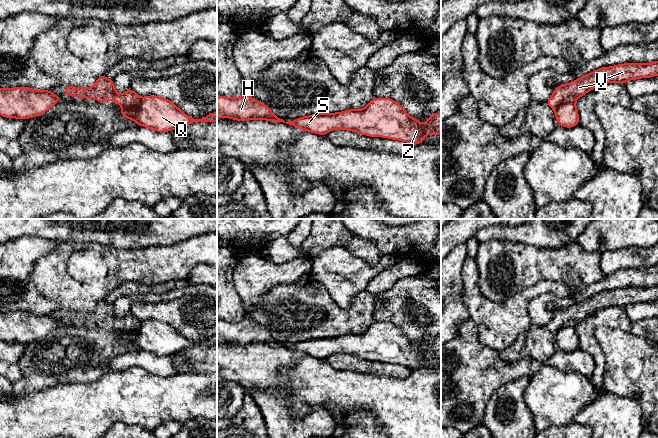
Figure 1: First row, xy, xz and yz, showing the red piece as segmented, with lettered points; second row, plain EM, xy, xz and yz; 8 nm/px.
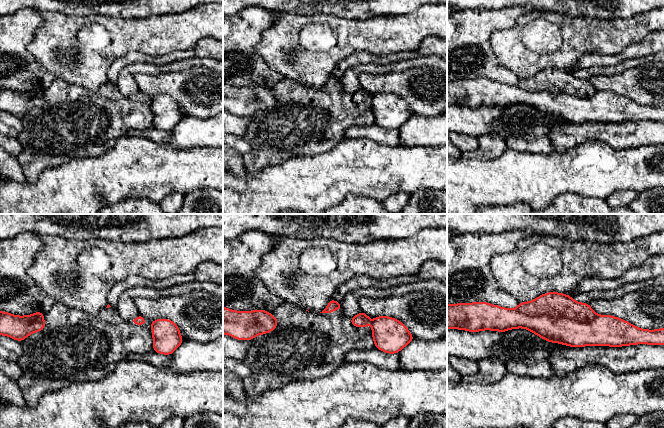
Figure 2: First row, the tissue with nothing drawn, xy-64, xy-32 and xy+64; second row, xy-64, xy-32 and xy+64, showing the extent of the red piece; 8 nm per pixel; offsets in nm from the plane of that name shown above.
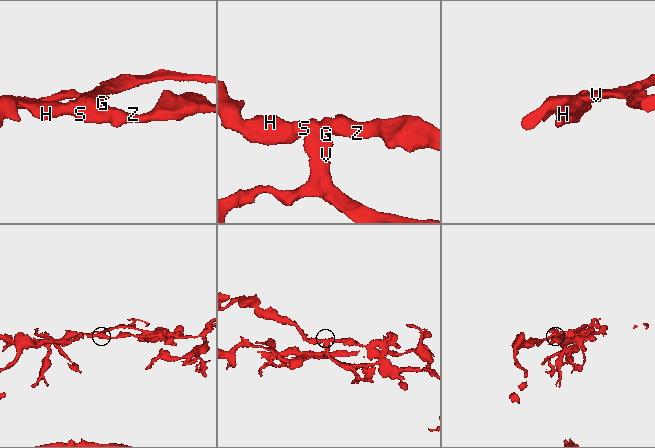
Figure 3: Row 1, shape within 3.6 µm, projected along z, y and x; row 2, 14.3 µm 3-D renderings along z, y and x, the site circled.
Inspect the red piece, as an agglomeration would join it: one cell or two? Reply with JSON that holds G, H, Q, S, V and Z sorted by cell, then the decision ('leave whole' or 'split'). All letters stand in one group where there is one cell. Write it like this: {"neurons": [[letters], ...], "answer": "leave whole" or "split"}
{"neurons": [["G", "V"], ["H", "Q", "S", "Z"]], "answer": "split"}

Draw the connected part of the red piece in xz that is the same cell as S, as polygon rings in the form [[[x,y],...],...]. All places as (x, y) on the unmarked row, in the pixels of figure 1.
[[[246,318],[238,322],[218,319],[217,341],[227,341],[238,345],[259,343],[283,346],[299,353],[325,360],[333,353],[351,354],[371,361],[386,361],[392,364],[406,365],[410,369],[420,368],[428,358],[439,358],[441,360],[441,336],[430,339],[427,346],[420,348],[418,343],[411,342],[399,327],[390,322],[374,321],[365,332],[360,334],[351,333],[338,337],[314,338],[285,346],[283,343],[275,340],[267,329],[252,323]]]

